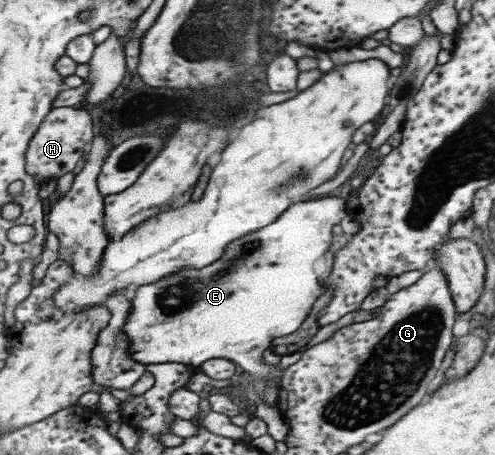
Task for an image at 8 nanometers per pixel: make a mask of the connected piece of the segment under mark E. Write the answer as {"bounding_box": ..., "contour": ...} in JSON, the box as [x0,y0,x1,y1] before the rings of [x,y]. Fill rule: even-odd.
{"bounding_box":[124,196,350,409],"contour":[[[323,196],[319,199],[310,198],[308,201],[300,201],[292,205],[284,214],[280,215],[280,218],[276,220],[276,222],[261,228],[259,231],[242,236],[240,240],[236,240],[236,242],[232,242],[232,244],[228,244],[224,256],[222,256],[216,264],[210,264],[210,266],[206,266],[206,268],[202,268],[202,270],[196,270],[196,268],[182,269],[181,271],[175,272],[175,274],[165,276],[162,280],[154,284],[138,287],[133,299],[132,314],[129,316],[129,321],[124,328],[124,334],[128,336],[128,340],[130,340],[131,343],[129,351],[133,359],[142,362],[142,364],[182,363],[191,365],[195,367],[195,369],[199,369],[202,364],[212,359],[228,359],[234,361],[244,371],[257,379],[268,379],[269,384],[267,385],[269,387],[264,397],[264,403],[278,409],[279,390],[282,385],[281,378],[283,377],[284,371],[278,369],[277,366],[279,364],[267,364],[267,362],[264,362],[264,351],[271,348],[274,340],[280,339],[281,337],[288,337],[298,331],[303,325],[303,322],[311,315],[315,302],[322,294],[326,294],[326,292],[308,292],[308,288],[302,288],[302,282],[308,282],[308,262],[312,262],[312,260],[324,256],[326,252],[331,250],[333,238],[335,238],[335,236],[332,235],[332,230],[334,230],[336,224],[340,224],[348,215],[350,214],[347,207],[347,199],[344,198]]]}

